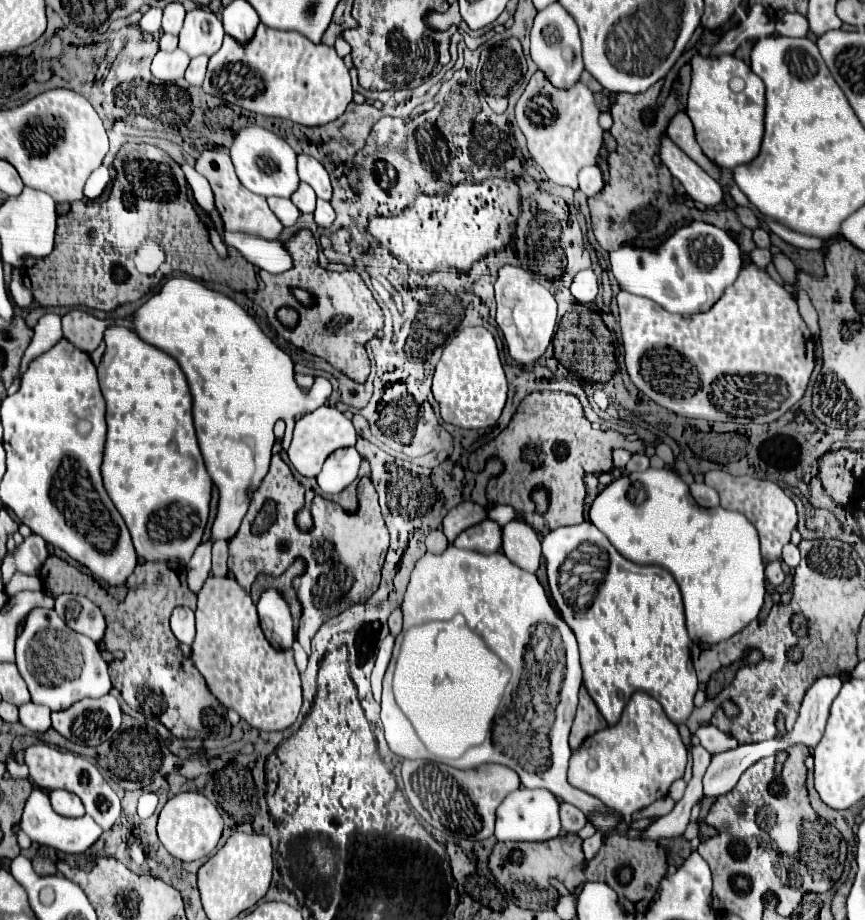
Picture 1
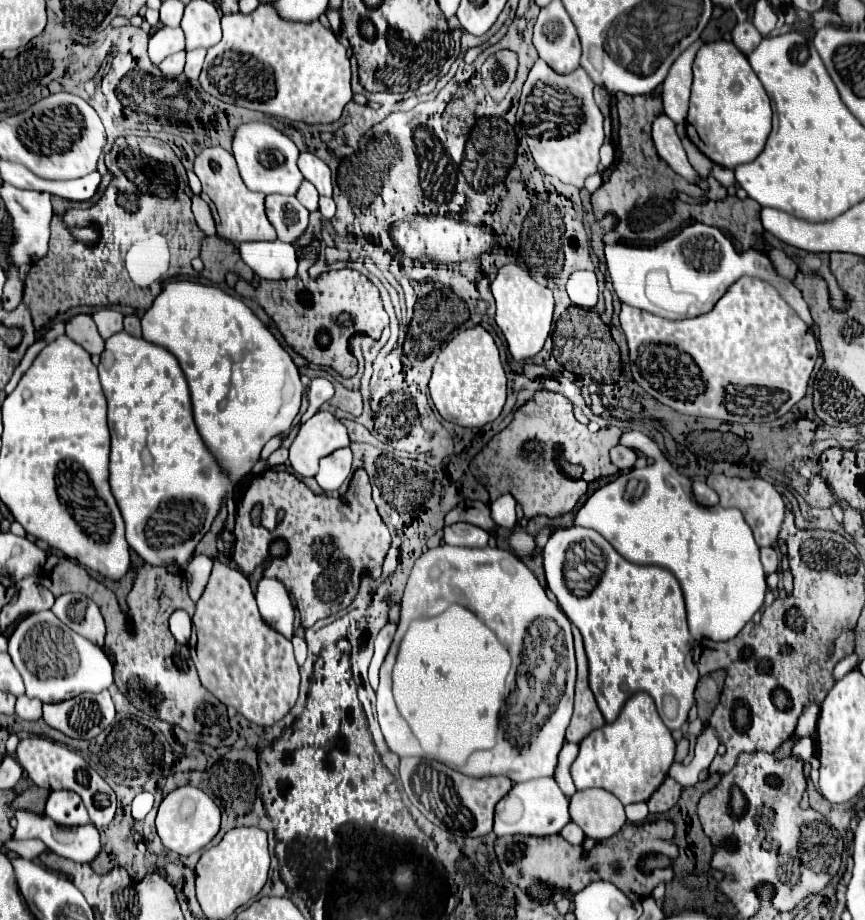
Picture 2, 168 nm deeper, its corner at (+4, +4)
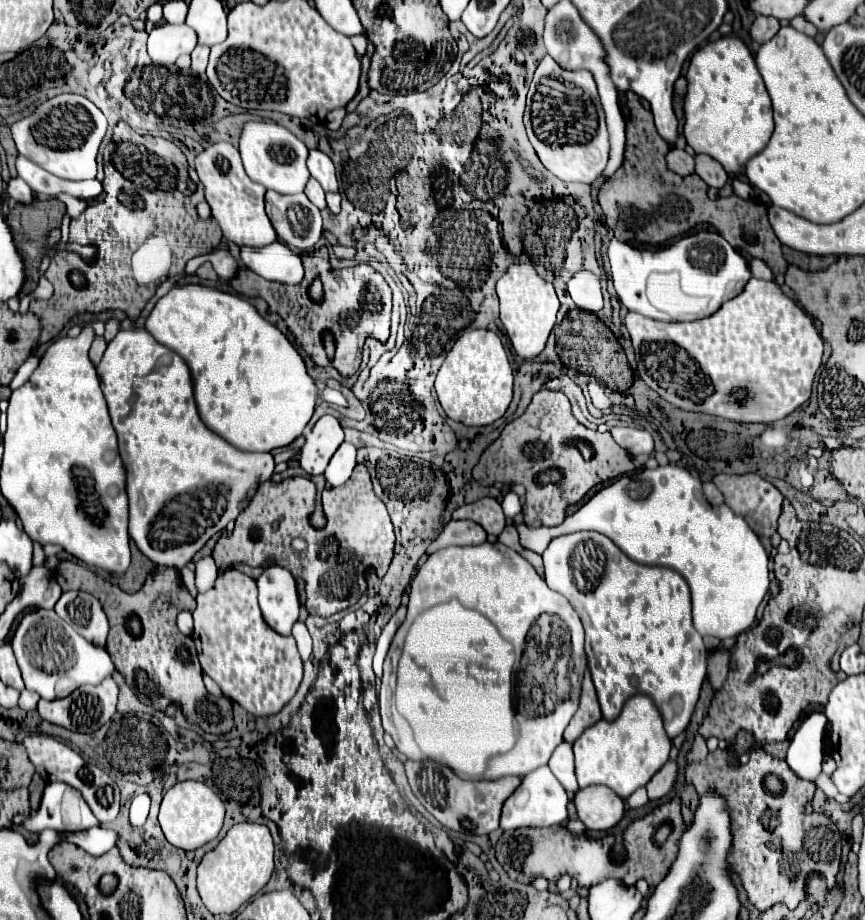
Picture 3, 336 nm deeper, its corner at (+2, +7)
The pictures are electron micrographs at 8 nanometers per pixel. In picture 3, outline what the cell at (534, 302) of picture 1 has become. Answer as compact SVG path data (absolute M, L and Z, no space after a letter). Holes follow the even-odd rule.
M514 263L508 267L508 271L498 281L496 291L500 297L500 321L504 323L504 327L508 331L514 351L524 359L532 359L532 357L540 355L546 345L546 339L556 323L556 313L560 307L552 283L544 281L536 273L532 263Z

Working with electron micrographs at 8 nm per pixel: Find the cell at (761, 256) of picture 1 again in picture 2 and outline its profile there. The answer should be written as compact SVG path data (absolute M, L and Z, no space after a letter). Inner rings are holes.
M700 222L688 224L676 236L658 242L656 246L606 246L606 266L620 302L648 310L662 318L682 320L706 314L718 298L740 276L750 274L766 282L774 282L774 266L760 250L738 254L732 242L714 226ZM742 258L742 264L740 264Z

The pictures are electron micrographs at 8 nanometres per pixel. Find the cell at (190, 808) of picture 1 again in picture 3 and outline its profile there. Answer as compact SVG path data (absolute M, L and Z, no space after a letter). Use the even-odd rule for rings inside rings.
M182 781L168 789L168 793L164 795L158 821L166 839L174 847L192 851L218 837L224 821L224 801L216 795L214 789L210 789L202 781Z

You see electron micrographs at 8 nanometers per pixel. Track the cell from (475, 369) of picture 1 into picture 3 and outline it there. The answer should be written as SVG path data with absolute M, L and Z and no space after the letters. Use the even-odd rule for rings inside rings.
M464 331L450 353L446 355L438 377L436 377L436 393L442 409L454 421L464 425L492 425L500 419L510 401L512 401L512 383L514 373L508 363L502 341L492 331Z

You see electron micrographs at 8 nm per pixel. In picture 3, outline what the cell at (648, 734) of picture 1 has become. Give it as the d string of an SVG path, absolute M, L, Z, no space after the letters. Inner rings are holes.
M634 695L624 703L618 719L600 719L574 741L572 749L580 789L590 785L606 785L616 795L628 797L634 793L634 789L646 785L650 777L668 761L672 745L652 699L646 695Z

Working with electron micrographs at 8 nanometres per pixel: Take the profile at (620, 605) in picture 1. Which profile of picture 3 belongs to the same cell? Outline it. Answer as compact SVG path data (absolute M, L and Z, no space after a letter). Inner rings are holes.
M580 531L580 533L570 533L556 537L548 549L544 551L544 579L546 583L562 593L570 605L576 609L576 613L582 619L582 625L586 629L586 655L588 655L588 669L598 693L602 717L608 721L614 721L614 717L620 715L620 709L624 701L636 693L648 695L654 705L658 707L662 719L664 719L664 729L666 735L680 735L686 731L690 717L694 713L702 681L706 677L706 659L698 659L704 651L698 651L698 633L692 625L692 613L690 613L690 589L680 573L668 567L648 567L648 565L638 565L630 561L606 535L594 533L594 531ZM586 541L596 543L602 547L602 553L606 557L604 573L600 575L600 581L594 591L580 591L574 583L572 575L572 553L578 543Z

